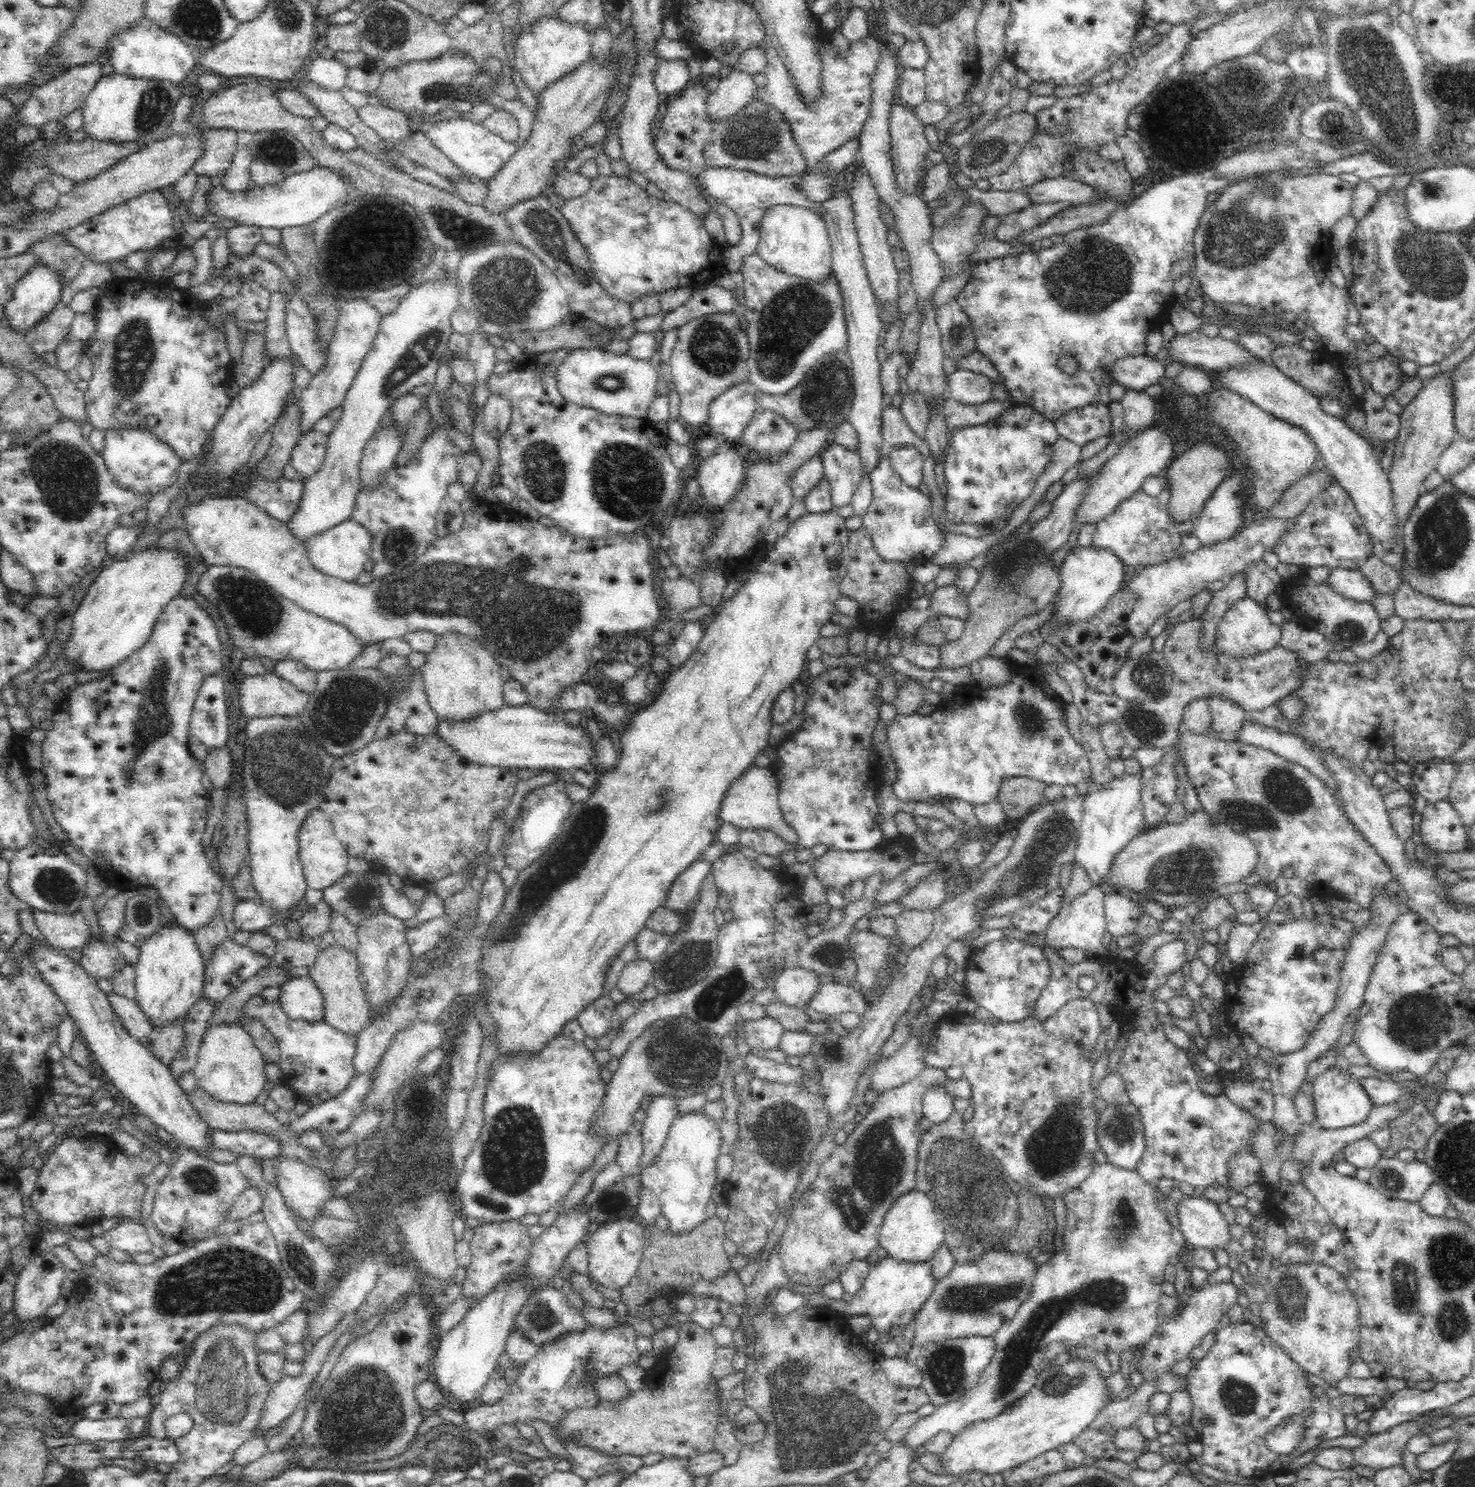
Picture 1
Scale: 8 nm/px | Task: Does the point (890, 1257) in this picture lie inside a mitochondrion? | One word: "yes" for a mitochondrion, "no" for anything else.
no

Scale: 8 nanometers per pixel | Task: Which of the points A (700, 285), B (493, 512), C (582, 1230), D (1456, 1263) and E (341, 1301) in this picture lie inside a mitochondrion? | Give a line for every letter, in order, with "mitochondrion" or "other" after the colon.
A: other
B: other
C: other
D: mitochondrion
E: other

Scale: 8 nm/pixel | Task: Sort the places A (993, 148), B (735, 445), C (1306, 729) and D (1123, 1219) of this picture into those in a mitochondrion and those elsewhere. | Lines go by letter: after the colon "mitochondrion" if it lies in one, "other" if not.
A: mitochondrion
B: other
C: other
D: mitochondrion

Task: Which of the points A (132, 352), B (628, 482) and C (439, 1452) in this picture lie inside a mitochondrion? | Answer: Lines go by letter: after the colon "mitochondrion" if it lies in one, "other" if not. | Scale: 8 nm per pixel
A: mitochondrion
B: mitochondrion
C: mitochondrion

